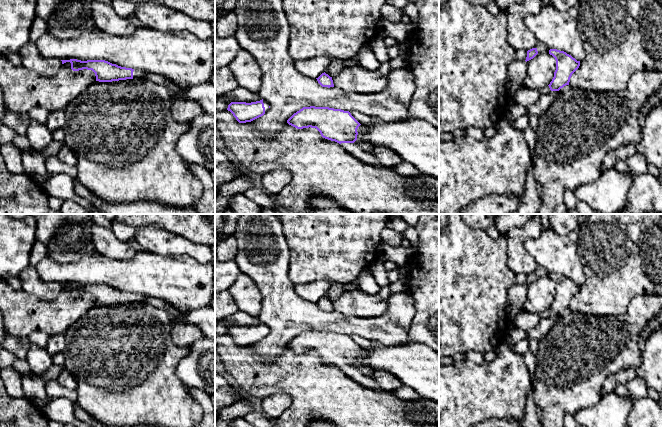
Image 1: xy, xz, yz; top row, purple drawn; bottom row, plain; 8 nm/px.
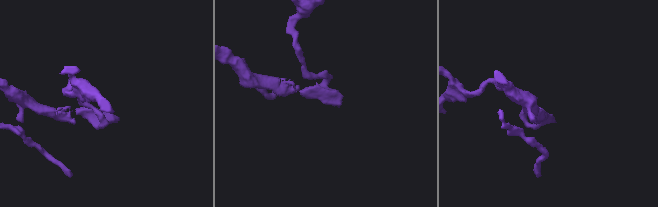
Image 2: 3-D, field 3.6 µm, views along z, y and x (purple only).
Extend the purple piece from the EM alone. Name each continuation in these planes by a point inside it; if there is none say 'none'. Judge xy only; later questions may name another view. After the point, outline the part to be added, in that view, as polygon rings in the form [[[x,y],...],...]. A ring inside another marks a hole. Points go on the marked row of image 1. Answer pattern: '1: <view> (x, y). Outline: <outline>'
1: xy (137, 73). Outline: [[[134,69],[133,71],[133,78],[144,78],[145,74],[143,71],[140,71],[138,69]]]

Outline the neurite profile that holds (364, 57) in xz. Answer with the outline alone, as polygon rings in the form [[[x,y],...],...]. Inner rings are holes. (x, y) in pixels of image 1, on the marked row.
[[[366,45],[362,46],[358,53],[354,56],[358,65],[369,70],[377,70],[381,63],[372,53],[372,49]]]

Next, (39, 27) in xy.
[[[36,15],[30,29],[30,42],[36,42],[46,32],[46,30],[46,21]]]

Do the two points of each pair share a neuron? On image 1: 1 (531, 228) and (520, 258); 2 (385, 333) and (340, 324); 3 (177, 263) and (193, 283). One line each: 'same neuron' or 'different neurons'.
1: same neuron
2: same neuron
3: same neuron

